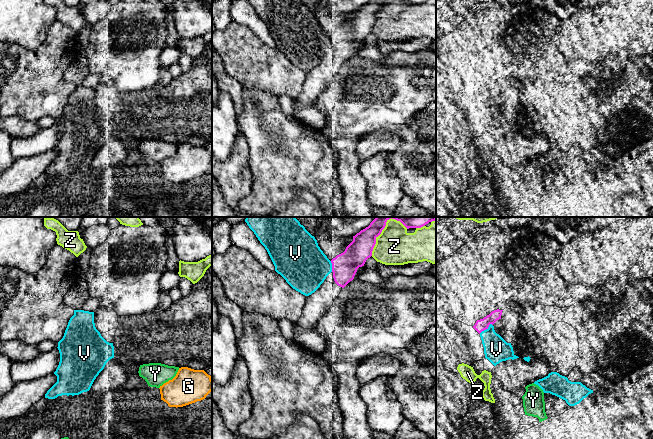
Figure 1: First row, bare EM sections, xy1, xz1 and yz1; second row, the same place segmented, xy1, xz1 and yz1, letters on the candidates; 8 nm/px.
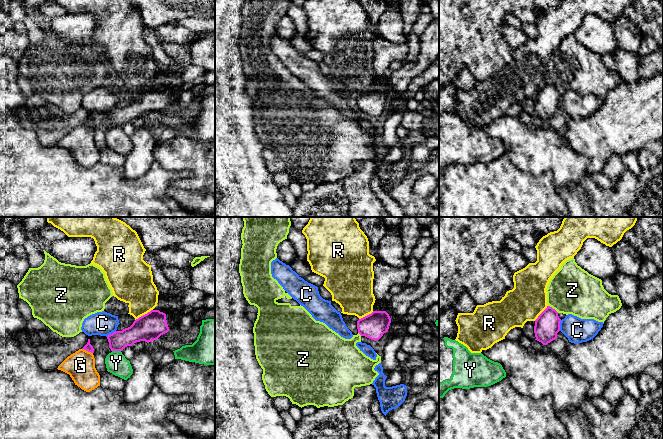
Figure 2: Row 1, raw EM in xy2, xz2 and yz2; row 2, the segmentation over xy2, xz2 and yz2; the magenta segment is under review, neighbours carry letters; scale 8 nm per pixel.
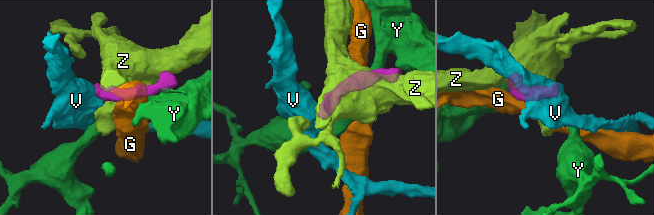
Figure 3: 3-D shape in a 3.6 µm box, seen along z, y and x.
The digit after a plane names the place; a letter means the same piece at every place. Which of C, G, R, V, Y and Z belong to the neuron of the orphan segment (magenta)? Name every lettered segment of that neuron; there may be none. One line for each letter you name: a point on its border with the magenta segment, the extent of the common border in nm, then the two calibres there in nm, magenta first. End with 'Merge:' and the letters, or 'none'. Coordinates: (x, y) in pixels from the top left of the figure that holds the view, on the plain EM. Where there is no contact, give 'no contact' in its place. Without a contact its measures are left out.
Merge: none

